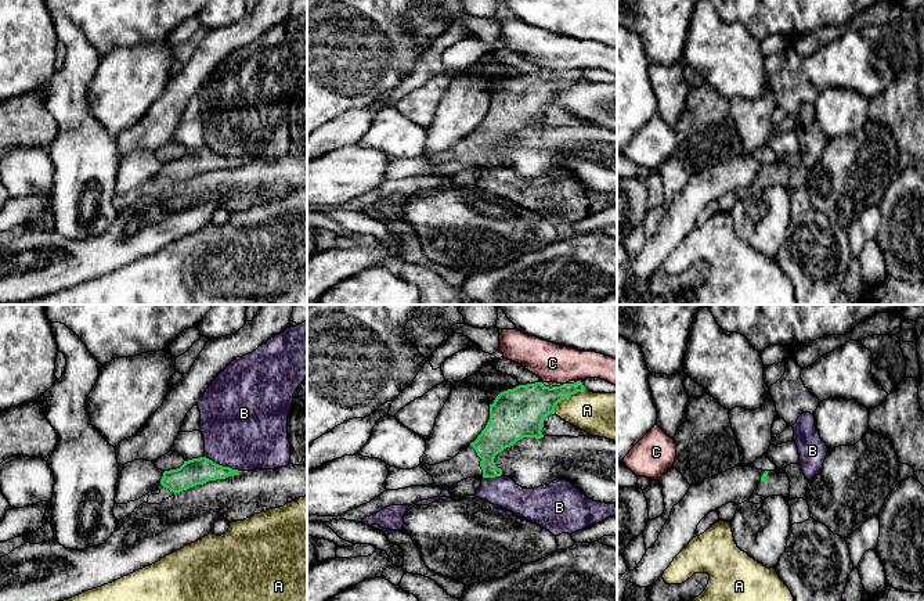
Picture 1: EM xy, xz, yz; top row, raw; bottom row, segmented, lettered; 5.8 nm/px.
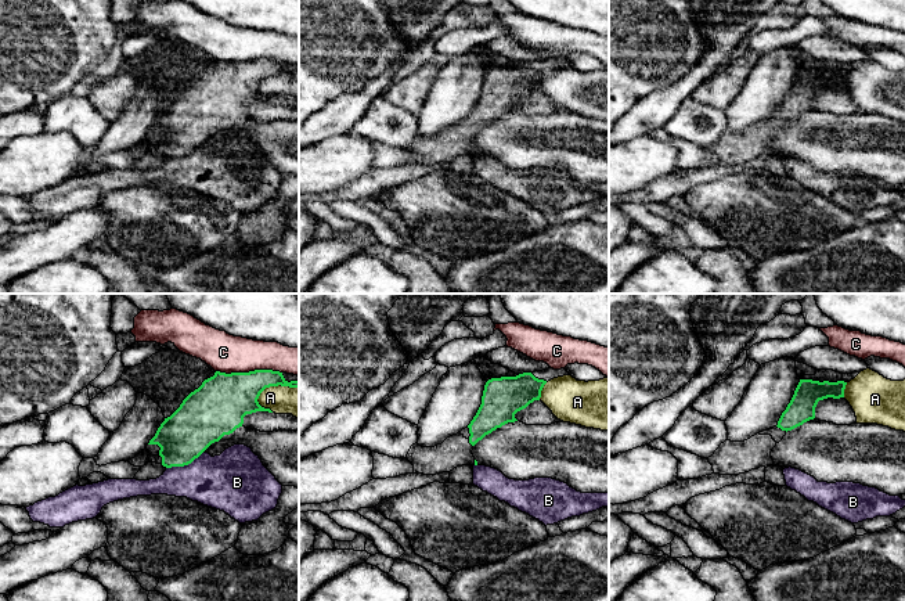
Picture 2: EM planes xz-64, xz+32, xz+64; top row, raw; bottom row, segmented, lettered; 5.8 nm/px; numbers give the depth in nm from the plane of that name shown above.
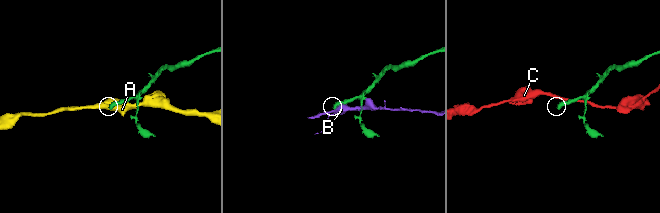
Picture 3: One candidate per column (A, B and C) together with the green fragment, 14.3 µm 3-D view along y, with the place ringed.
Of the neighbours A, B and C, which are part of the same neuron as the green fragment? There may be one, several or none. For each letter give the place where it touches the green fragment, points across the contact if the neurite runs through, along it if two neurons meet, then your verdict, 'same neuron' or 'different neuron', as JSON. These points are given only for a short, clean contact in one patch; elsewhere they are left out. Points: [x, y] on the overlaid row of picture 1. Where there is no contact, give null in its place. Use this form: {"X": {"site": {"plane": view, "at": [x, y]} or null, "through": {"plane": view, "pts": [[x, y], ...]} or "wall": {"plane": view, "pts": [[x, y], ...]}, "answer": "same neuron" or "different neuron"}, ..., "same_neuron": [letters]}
{"A": {"site": {"plane": "xz", "at": [566, 398]}, "answer": "different neuron"}, "B": {"site": {"plane": "xy", "at": [222, 465]}, "answer": "different neuron"}, "C": {"site": {"plane": "xz", "at": [578, 381]}, "answer": "different neuron"}, "same_neuron": []}

